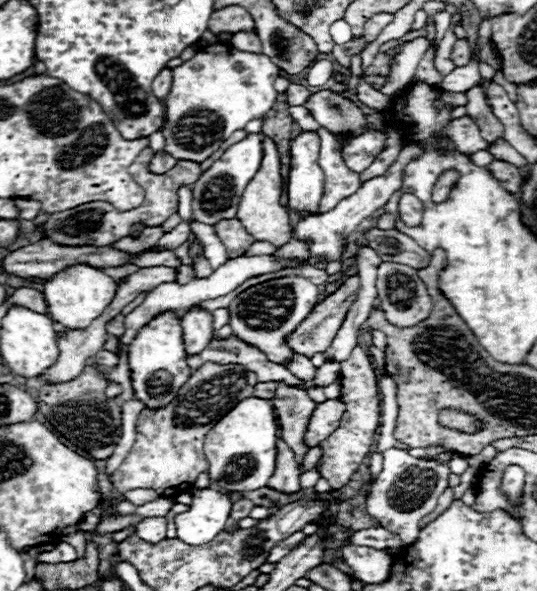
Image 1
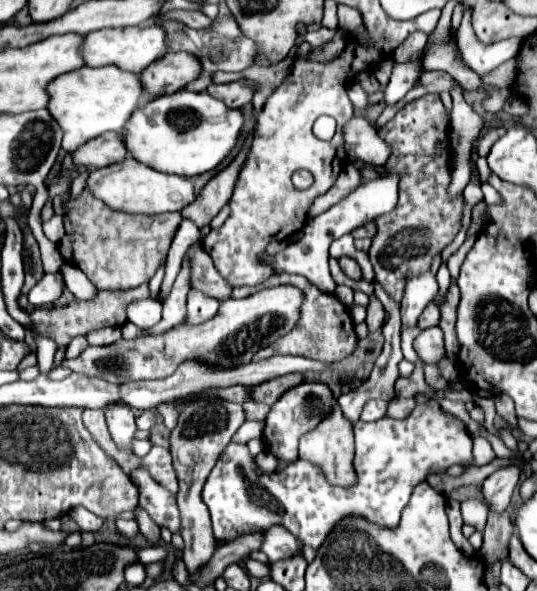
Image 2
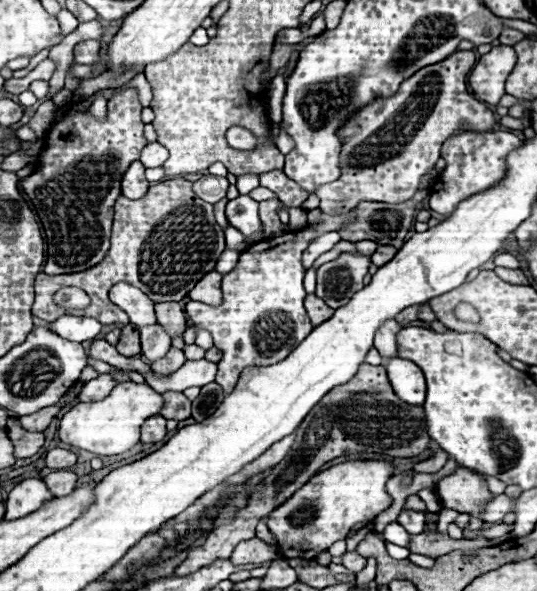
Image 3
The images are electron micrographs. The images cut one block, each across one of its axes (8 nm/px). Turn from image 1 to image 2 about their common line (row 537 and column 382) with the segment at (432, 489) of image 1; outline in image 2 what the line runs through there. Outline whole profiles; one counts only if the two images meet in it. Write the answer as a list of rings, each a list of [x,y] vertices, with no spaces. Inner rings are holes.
[[[368,400],[366,406],[364,406],[364,410],[362,410],[360,420],[374,422],[378,418],[384,418],[386,416],[386,410],[388,410],[388,402],[386,400]]]

